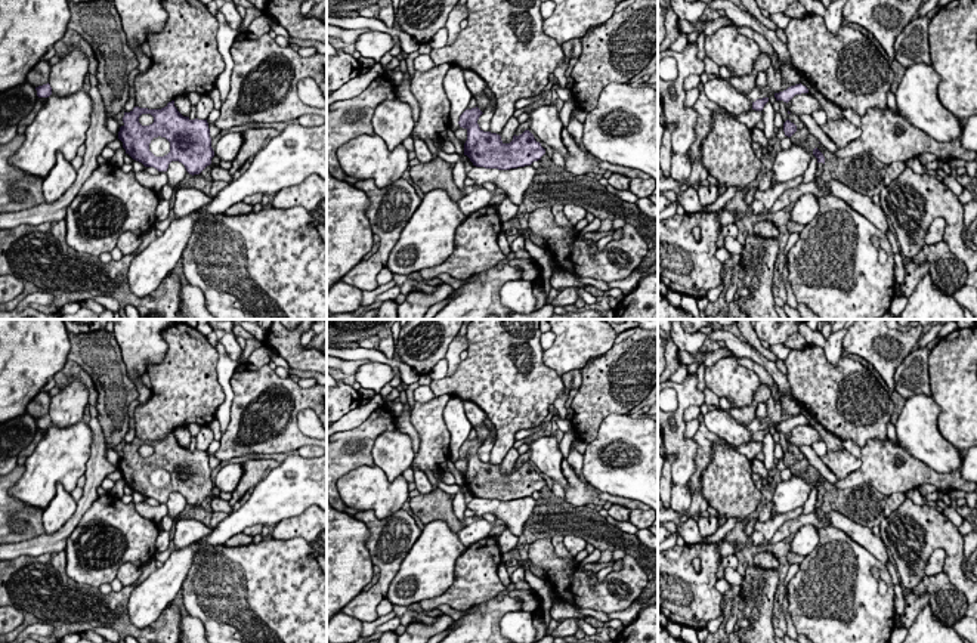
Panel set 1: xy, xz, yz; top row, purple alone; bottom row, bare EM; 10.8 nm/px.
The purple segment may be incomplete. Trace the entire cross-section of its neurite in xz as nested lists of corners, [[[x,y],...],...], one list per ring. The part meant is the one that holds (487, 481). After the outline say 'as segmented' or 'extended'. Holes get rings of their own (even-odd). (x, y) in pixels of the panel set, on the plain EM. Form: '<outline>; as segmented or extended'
[[[477,438],[466,440],[458,452],[460,458],[467,461],[464,486],[470,489],[473,497],[510,501],[531,497],[545,485],[529,461],[519,467],[514,466],[510,474],[504,474],[497,464],[483,463],[477,455],[482,445]]]; as segmented

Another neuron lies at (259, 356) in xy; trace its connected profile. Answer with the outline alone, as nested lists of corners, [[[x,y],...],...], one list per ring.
[[[260,346],[260,347],[254,349],[248,358],[248,362],[251,362],[253,365],[256,365],[259,368],[263,365],[269,365],[270,358],[269,358],[268,350],[269,349],[266,346]]]

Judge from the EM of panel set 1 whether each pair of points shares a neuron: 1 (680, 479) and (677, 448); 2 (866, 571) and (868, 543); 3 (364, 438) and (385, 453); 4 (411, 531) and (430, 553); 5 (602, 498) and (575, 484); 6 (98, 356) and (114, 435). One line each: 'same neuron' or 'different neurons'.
1: same neuron
2: different neurons
3: different neurons
4: different neurons
5: same neuron
6: same neuron

